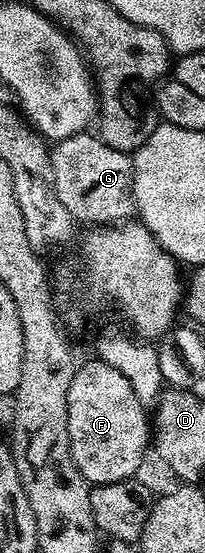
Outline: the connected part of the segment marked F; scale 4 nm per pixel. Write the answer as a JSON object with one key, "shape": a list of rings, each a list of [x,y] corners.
{"shape":[[[91,360],[77,367],[68,388],[68,440],[76,468],[91,484],[133,479],[152,442],[147,407],[136,400],[132,384],[108,364]]]}

